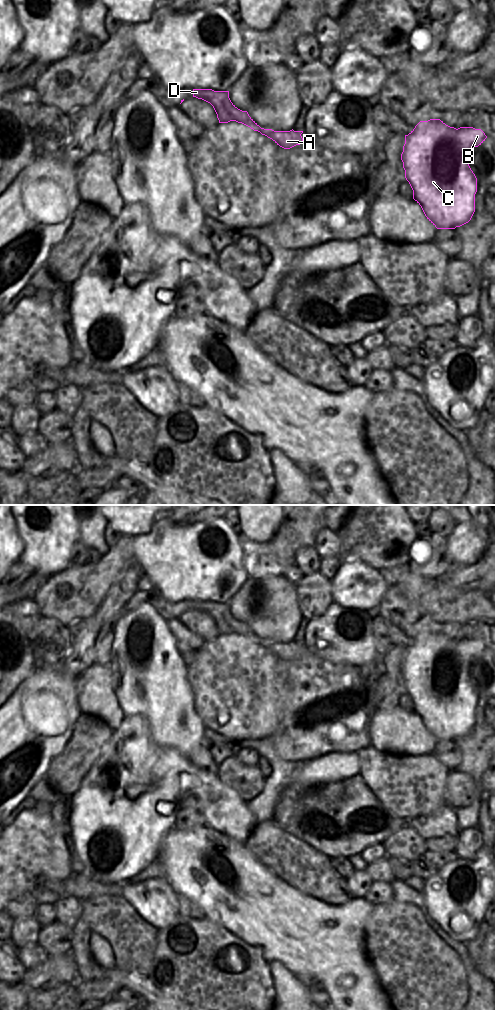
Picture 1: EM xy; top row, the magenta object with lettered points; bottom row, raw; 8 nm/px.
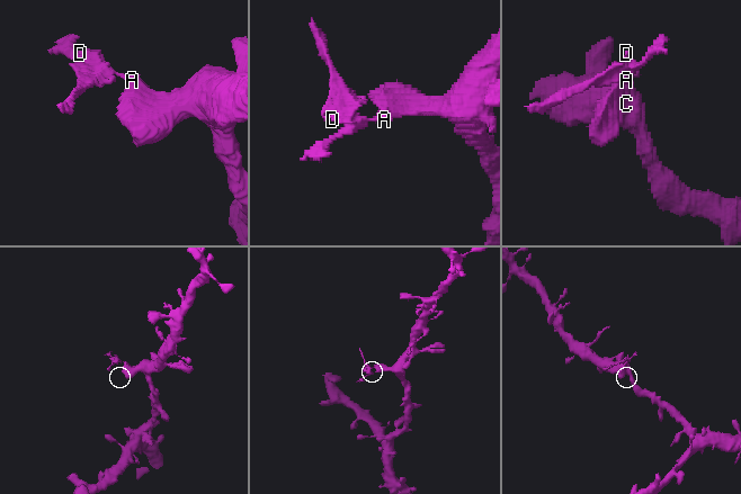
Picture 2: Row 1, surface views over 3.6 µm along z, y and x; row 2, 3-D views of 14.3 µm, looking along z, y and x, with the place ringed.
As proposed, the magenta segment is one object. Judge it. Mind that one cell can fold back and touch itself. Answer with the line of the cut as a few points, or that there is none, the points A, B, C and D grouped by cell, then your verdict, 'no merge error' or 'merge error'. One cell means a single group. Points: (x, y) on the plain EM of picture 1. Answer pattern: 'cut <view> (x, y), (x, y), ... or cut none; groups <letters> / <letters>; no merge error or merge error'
cut xy (261, 640), (260, 644); groups A B C / D; merge error

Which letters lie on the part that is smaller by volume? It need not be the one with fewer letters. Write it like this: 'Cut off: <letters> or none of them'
Cut off: D

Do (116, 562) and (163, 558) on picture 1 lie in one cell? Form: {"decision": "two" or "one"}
{"decision": "two"}

